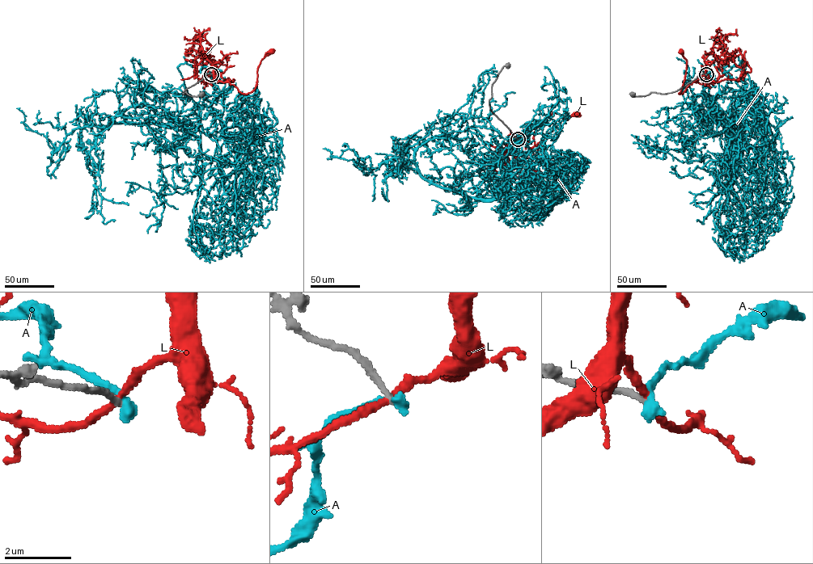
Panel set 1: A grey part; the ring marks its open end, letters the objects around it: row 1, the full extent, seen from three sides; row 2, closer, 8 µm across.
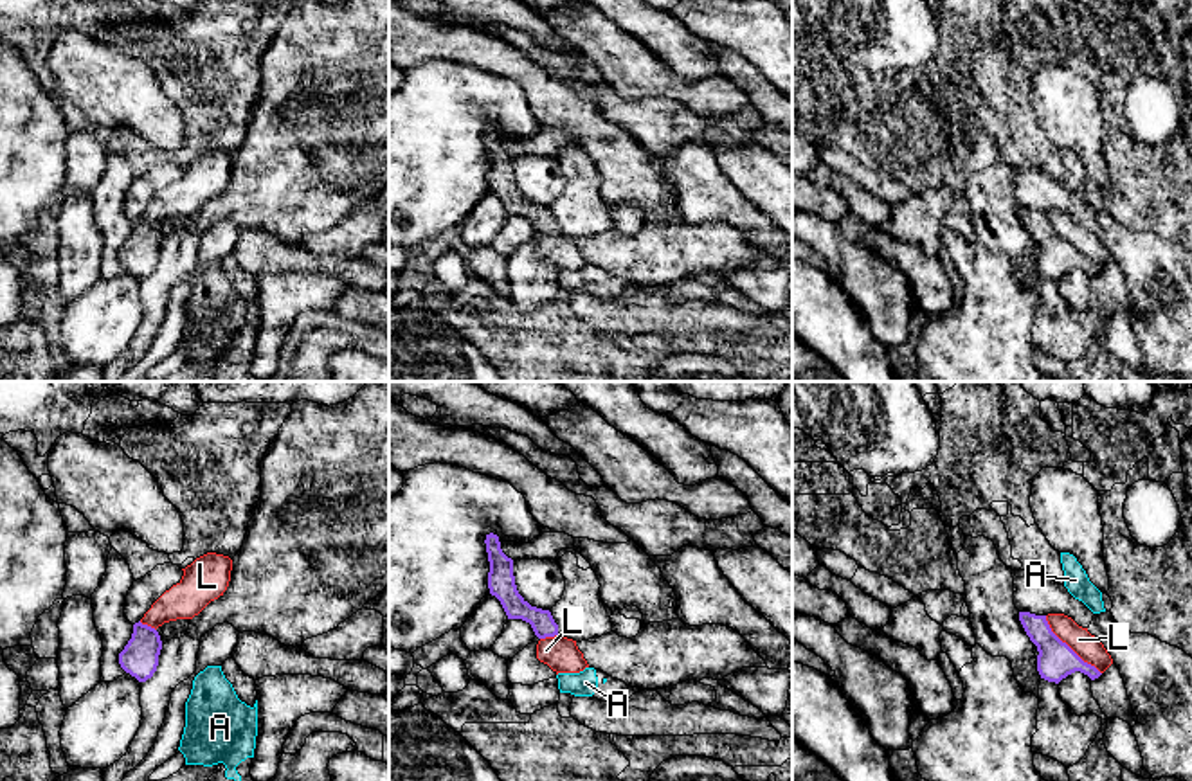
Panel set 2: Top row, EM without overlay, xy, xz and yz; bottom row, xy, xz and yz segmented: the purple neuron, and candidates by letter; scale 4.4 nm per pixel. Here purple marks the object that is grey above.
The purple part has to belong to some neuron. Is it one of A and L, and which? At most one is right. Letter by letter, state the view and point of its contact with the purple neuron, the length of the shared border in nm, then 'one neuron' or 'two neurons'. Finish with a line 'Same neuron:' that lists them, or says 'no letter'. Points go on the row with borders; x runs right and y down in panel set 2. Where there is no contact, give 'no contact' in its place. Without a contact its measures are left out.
A: no contact | two neurons
L: yz (1068, 646) | 360 nm | two neurons
Same neuron: no letter

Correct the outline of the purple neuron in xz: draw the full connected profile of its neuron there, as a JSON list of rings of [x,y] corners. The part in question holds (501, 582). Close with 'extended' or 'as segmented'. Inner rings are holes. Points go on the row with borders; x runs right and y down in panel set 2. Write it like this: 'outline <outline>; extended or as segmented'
outline [[[490,533],[486,534],[484,543],[490,561],[488,588],[490,594],[501,601],[508,619],[529,623],[538,639],[558,635],[558,624],[551,612],[531,606],[519,594],[513,576],[513,560],[502,552],[499,536]]]; as segmented

